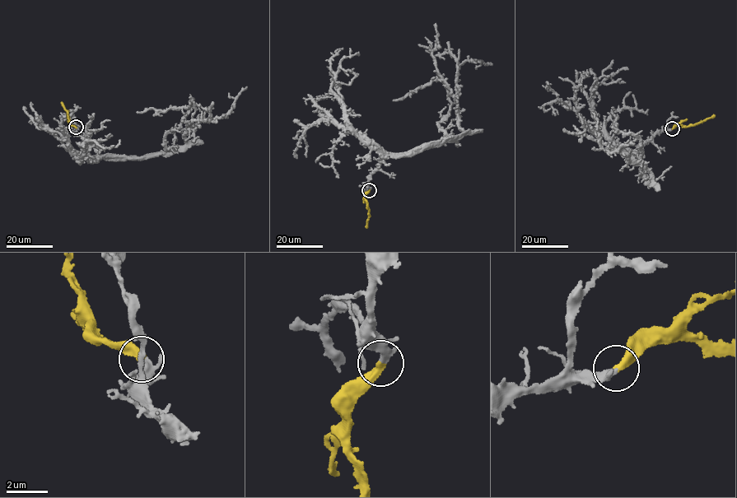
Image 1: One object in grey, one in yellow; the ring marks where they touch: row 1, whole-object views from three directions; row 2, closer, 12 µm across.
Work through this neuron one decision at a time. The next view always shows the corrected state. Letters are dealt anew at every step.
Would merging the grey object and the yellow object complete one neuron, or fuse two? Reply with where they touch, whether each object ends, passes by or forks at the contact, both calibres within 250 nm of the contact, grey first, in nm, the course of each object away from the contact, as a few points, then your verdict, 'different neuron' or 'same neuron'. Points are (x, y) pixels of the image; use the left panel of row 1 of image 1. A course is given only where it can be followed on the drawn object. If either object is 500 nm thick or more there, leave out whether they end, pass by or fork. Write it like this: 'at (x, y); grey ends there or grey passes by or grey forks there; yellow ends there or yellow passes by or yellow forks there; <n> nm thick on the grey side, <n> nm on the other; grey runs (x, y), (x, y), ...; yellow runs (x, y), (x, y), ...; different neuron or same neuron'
at (76, 127); grey passes by; yellow ends there; 260 nm thick on the grey side, 400 nm on the other; grey runs (76, 127), (104, 156), (168, 152), (184, 146), (188, 127), (201, 118), (229, 114), (246, 86); yellow runs (76, 127), (67, 120), (68, 117), (61, 102); different neuron

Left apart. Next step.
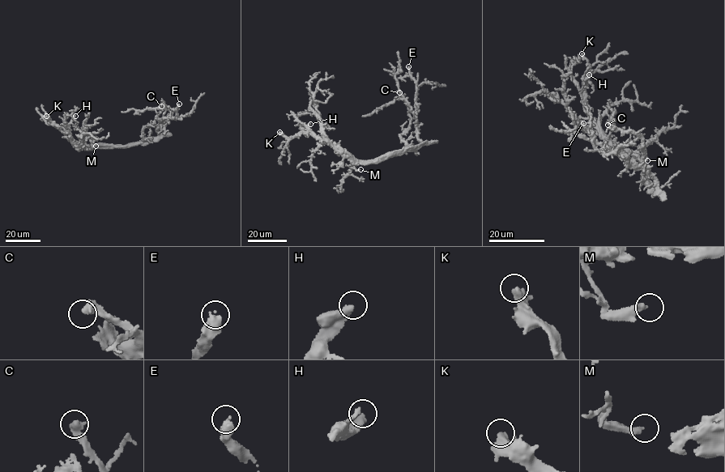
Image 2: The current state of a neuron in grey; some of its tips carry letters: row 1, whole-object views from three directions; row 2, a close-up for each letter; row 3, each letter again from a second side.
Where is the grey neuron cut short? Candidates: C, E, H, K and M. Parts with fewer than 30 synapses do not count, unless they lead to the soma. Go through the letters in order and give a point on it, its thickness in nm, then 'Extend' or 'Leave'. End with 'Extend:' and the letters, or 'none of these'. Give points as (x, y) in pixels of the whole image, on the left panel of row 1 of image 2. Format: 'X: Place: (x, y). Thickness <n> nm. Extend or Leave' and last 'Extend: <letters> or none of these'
C: Place: (161, 106). Thickness 440 nm. Leave
E: Place: (179, 104). Thickness 500 nm. Leave
H: Place: (75, 116). Thickness 400 nm. Leave
K: Place: (46, 116). Thickness 480 nm. Extend
M: Place: (95, 146). Thickness 320 nm. Leave
Extend: K

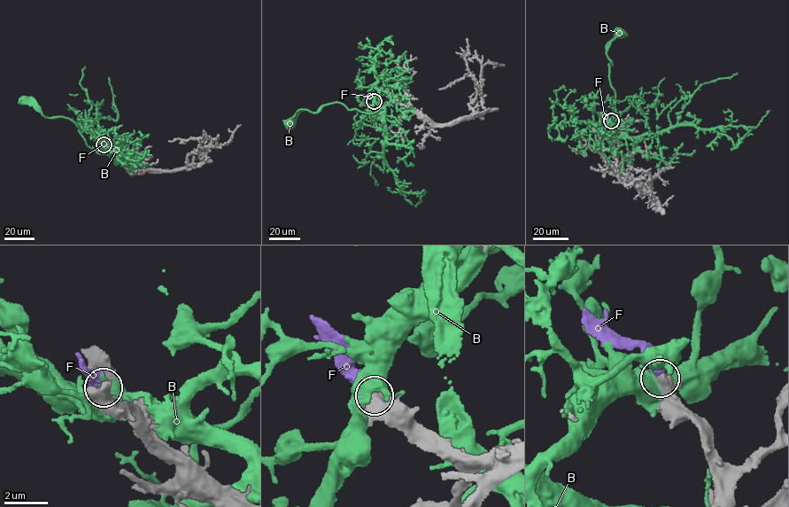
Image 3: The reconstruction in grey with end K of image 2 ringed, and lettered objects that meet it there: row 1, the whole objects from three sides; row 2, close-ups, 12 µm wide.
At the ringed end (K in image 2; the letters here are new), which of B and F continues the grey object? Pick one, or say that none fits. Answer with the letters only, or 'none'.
F

